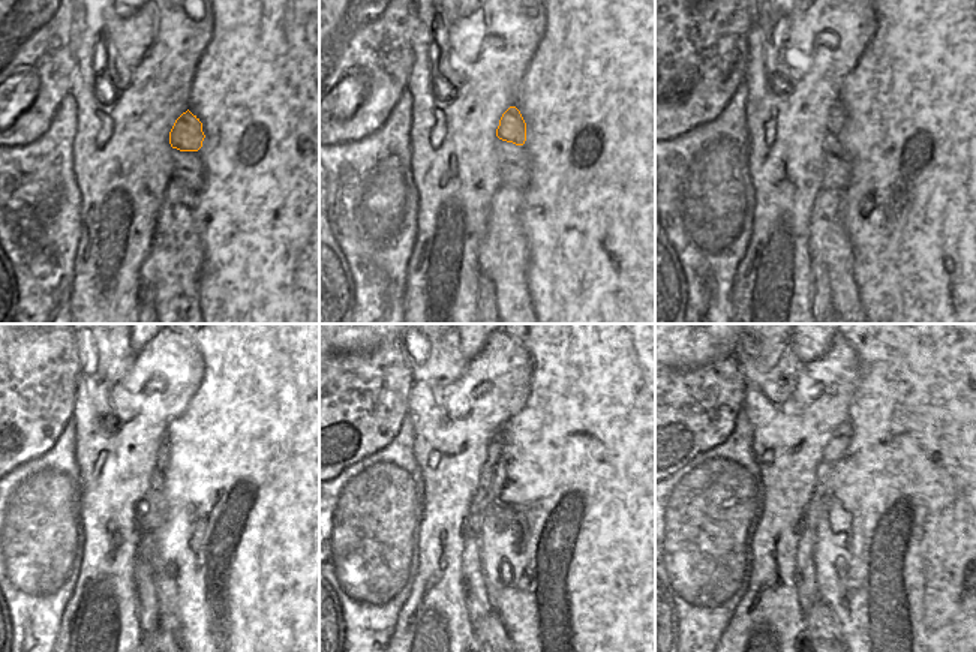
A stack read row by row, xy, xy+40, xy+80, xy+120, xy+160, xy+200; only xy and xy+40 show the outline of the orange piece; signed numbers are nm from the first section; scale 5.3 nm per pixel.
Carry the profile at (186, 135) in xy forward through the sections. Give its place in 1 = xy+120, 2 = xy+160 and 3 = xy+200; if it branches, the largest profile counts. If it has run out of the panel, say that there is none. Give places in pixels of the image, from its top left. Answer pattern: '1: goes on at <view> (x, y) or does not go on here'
1: goes on at xy+120 (162, 459)
2: goes on at xy+160 (495, 448)
3: goes on at xy+200 (835, 448)

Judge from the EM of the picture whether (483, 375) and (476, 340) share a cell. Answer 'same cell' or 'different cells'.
different cells

